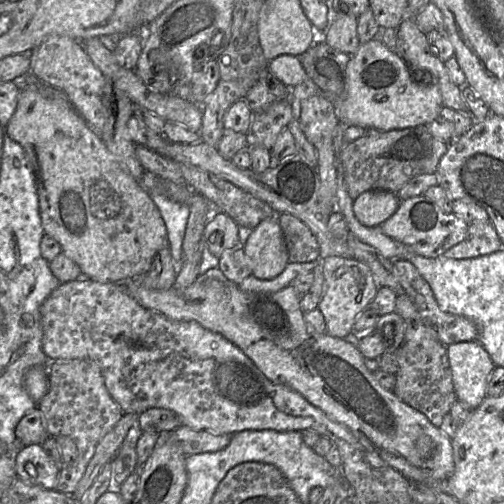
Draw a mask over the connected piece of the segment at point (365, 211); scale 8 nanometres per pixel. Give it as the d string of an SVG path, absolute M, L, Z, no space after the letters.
M369 190L353 200L352 209L361 225L378 227L395 213L400 201L395 193Z

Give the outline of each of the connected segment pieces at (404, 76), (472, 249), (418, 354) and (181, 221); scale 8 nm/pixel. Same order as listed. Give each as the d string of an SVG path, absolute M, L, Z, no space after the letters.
M373 39L360 44L357 52L351 56L346 67L344 91L333 101L333 106L339 122L346 126L391 131L428 125L440 116L443 103L437 84L422 86L415 83L409 66L399 54Z
M489 221L468 225L465 239L442 256L449 259L468 259L488 255L503 249L501 240Z
M439 341L403 342L394 353L399 365L395 374L393 393L404 403L423 413L428 420L440 428L446 414L450 413L457 400L447 347Z
M148 192L164 221L171 257L179 268L182 263L182 246L190 213L189 206L174 202L158 192Z

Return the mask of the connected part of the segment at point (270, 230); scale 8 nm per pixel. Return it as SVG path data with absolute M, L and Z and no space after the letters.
M278 217L260 222L242 247L251 275L261 280L274 279L286 268L289 257Z

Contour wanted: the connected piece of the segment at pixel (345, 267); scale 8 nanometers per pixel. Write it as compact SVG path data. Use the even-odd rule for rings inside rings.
M327 257L321 259L320 263L324 274L324 292L317 308L323 314L326 333L344 339L353 332L355 320L375 298L379 285L370 269L352 258Z

